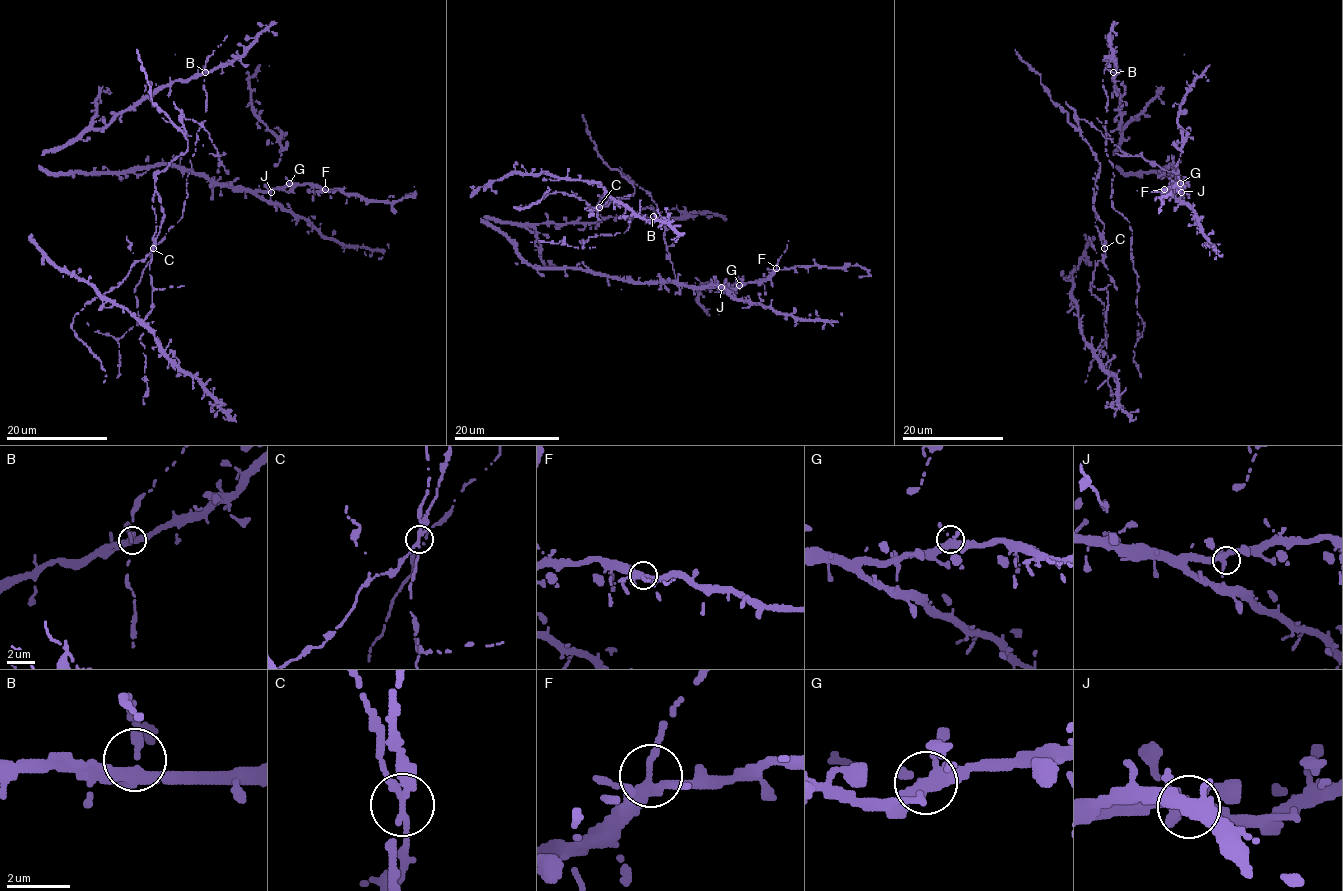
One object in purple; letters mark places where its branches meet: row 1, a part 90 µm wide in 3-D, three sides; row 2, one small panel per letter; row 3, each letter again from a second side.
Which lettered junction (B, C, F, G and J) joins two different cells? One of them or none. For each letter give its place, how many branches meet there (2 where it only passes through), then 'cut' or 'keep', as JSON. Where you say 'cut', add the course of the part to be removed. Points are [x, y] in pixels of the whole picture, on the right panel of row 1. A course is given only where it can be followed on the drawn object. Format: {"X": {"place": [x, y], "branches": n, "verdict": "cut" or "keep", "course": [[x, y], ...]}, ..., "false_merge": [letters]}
{"B": {"place": [1113, 72], "branches": 4, "verdict": "keep"}, "C": {"place": [1104, 248], "branches": 4, "verdict": "cut", "course": [[1104, 248], [1104, 223], [1092, 201], [1100, 164], [1082, 138], [1077, 118], [1132, 156], [1178, 170]]}, "F": {"place": [1164, 189], "branches": 4, "verdict": "keep"}, "G": {"place": [1180, 183], "branches": 4, "verdict": "keep"}, "J": {"place": [1181, 192], "branches": 3, "verdict": "keep"}, "false_merge": ["C"]}

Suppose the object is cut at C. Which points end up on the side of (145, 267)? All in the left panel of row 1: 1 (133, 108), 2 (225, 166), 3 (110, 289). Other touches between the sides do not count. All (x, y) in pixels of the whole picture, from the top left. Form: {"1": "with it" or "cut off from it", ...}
{"1": "with it", "2": "cut off from it", "3": "cut off from it"}

